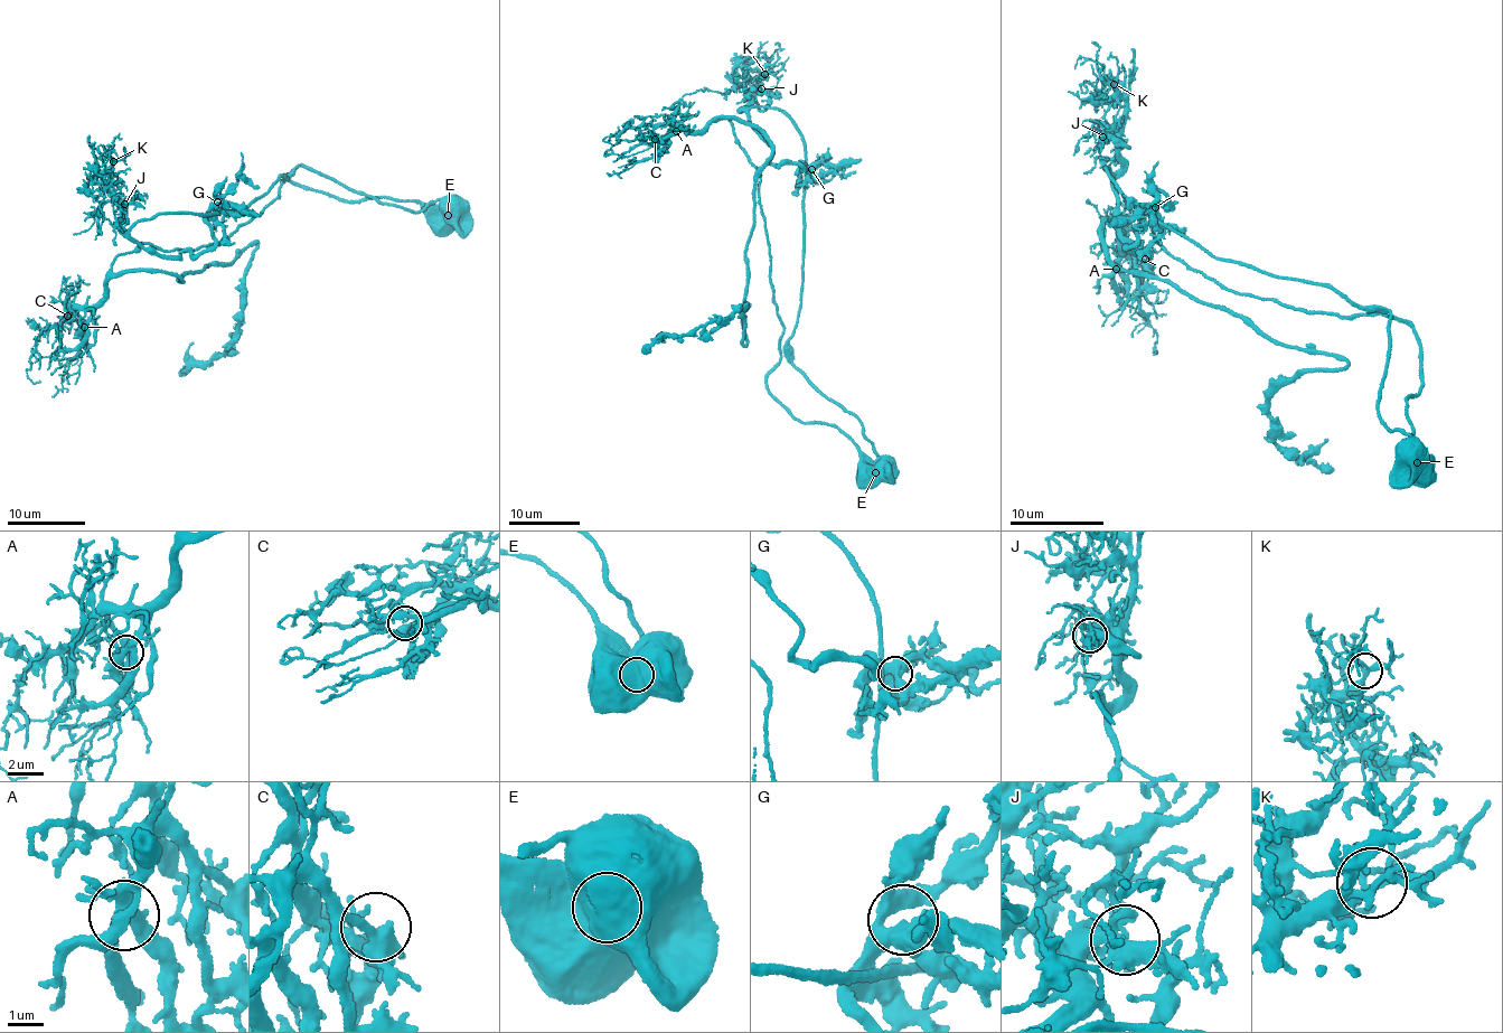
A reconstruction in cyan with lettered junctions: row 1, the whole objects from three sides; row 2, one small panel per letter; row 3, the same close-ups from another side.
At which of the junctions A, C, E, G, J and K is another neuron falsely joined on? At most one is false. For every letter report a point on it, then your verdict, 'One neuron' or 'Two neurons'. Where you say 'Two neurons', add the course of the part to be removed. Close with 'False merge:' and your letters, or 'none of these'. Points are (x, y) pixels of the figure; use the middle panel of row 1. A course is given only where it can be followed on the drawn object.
A: Place: (676, 131). One neuron
C: Place: (655, 139). One neuron
E: Place: (875, 472). Two neurons. Course of the part to remove: (876, 473), (772, 397), (760, 181), (721, 118), (758, 125), (745, 346), (742, 309), (641, 351)
G: Place: (811, 169). One neuron
J: Place: (761, 88). One neuron
K: Place: (764, 74). One neuron
False merge: E

